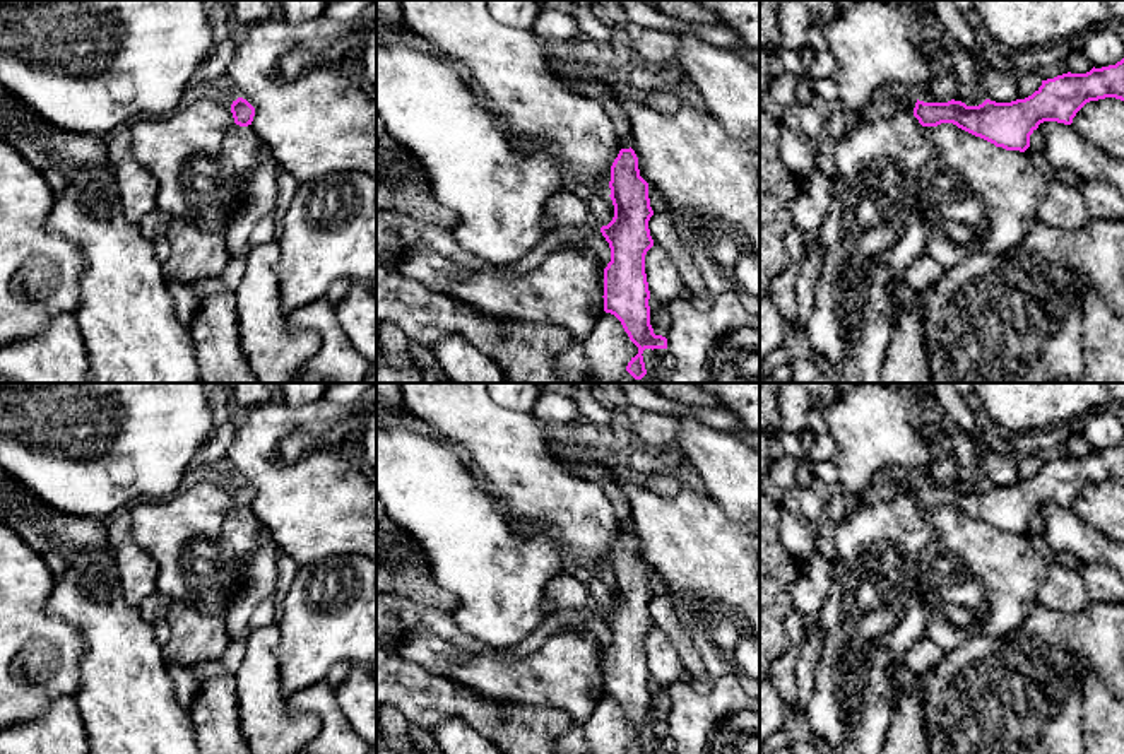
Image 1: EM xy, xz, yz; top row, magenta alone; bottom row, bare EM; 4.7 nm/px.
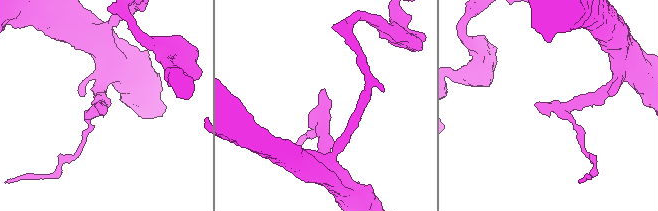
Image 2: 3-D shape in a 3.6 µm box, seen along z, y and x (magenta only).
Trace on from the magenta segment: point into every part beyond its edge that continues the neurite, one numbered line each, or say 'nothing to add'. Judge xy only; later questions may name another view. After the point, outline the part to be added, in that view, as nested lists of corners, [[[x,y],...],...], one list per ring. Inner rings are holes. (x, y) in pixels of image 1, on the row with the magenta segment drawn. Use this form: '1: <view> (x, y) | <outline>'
1: xy (259, 195) | [[[233,123],[222,142],[222,154],[238,171],[238,202],[224,227],[224,246],[229,258],[250,250],[250,233],[282,202],[277,185],[277,164],[272,150],[251,125]]]

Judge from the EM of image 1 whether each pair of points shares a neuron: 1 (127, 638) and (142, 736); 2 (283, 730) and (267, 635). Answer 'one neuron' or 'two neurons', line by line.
1: one neuron
2: one neuron

